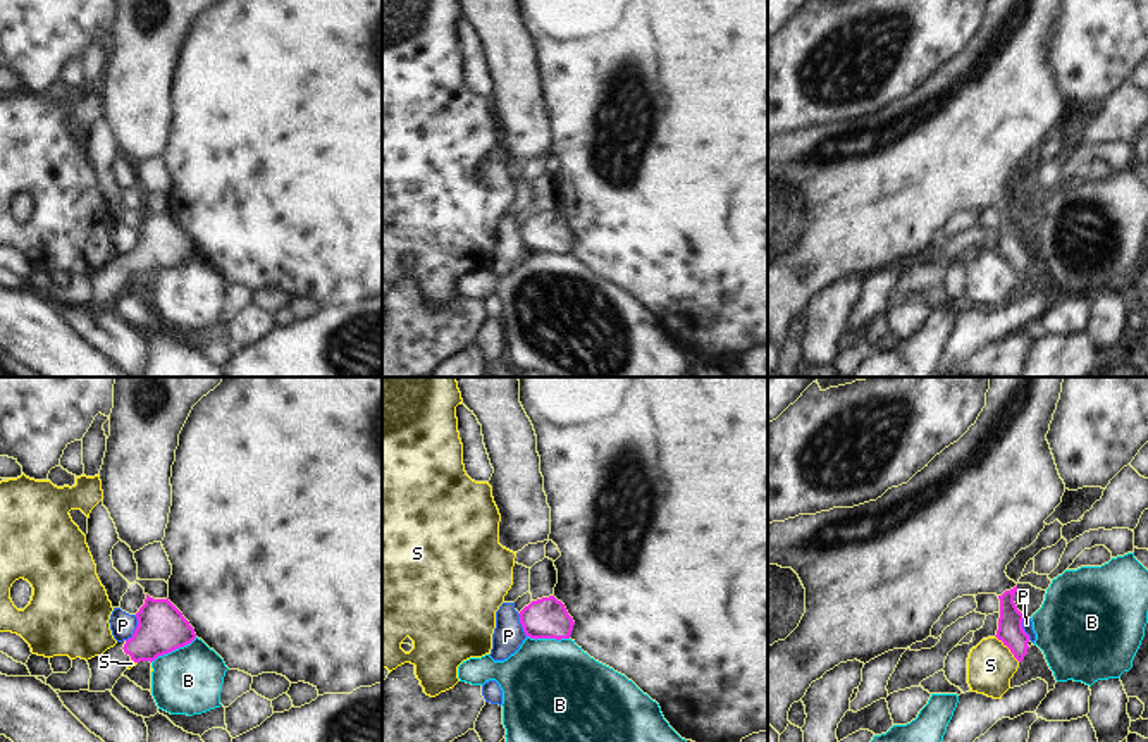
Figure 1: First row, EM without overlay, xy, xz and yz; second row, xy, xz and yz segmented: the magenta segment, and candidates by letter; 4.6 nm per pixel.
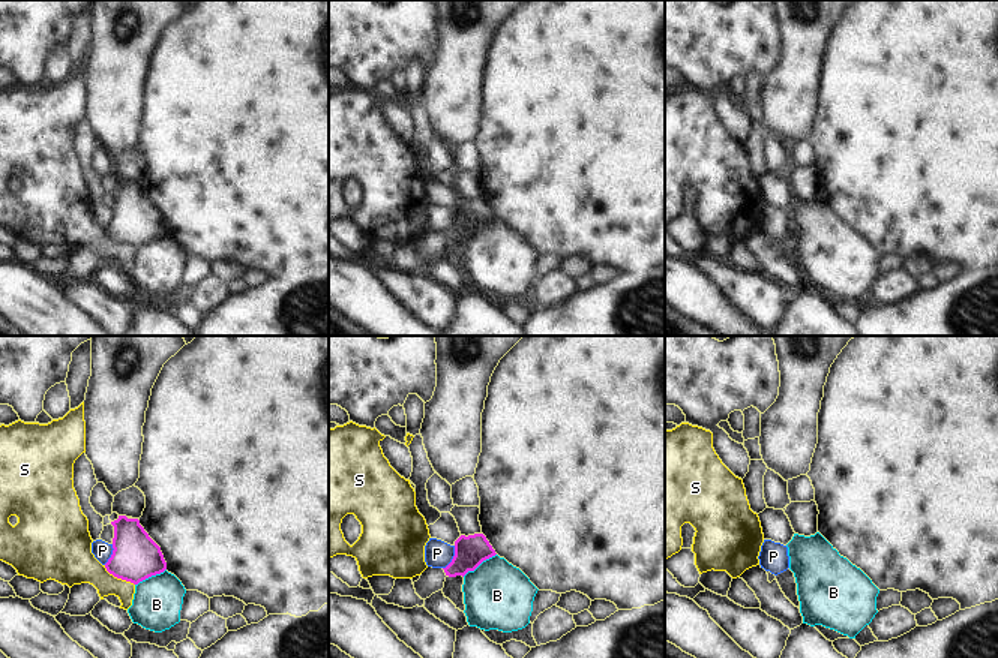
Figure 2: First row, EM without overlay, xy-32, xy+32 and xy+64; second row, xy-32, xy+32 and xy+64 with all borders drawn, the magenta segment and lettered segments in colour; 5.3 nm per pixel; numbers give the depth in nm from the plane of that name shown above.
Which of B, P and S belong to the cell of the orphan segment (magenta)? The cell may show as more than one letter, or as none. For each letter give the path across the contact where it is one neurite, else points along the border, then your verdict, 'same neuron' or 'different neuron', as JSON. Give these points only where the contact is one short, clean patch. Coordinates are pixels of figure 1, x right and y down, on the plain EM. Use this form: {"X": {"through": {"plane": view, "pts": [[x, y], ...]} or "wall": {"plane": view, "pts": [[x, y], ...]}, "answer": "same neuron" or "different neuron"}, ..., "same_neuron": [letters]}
{"B": {"wall": {"plane": "xy", "pts": [[197, 252], [150, 276]]}, "answer": "different neuron"}, "P": {"wall": {"plane": "xy", "pts": [[136, 229], [136, 243], [126, 255]]}, "answer": "different neuron"}, "S": {"wall": {"plane": "yz", "pts": [[995, 250], [1019, 276]]}, "answer": "different neuron"}, "same_neuron": []}

